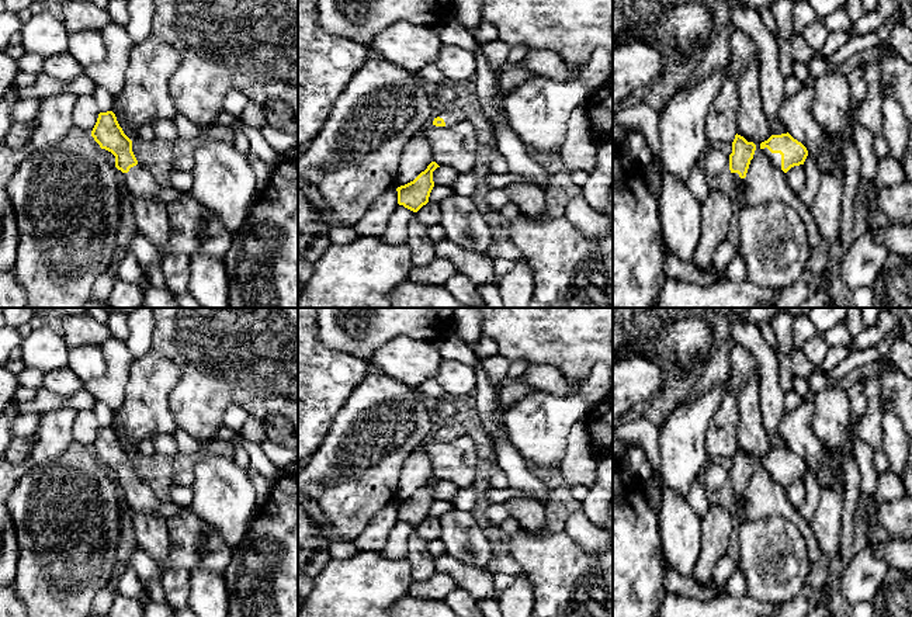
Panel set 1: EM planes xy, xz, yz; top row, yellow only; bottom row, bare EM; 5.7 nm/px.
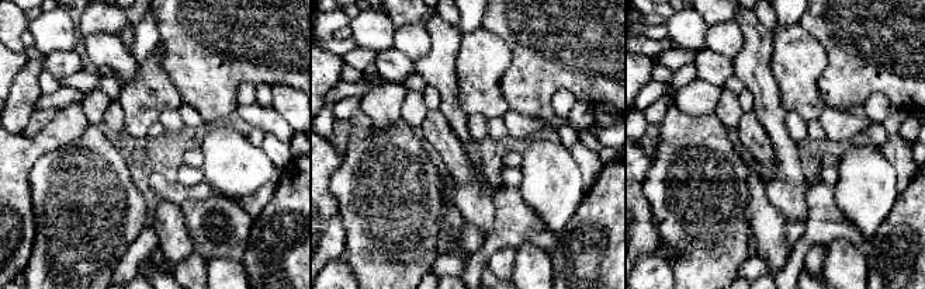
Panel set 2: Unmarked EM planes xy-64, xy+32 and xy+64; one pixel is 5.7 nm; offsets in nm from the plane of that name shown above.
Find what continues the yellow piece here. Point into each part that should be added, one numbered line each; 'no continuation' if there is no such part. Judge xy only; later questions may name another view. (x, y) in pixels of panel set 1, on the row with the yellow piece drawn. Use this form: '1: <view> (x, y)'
1: xy (138, 180)

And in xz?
1: xz (450, 117)

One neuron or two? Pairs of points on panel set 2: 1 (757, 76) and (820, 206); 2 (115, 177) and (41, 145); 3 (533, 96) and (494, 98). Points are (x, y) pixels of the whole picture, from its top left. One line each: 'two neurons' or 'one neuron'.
1: two neurons
2: two neurons
3: two neurons

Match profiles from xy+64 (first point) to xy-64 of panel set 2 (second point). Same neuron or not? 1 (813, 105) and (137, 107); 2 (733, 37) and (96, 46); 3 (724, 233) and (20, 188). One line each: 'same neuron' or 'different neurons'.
1: same neuron
2: same neuron
3: different neurons

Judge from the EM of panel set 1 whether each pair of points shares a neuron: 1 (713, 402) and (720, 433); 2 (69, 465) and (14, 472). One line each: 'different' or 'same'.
1: different
2: different

